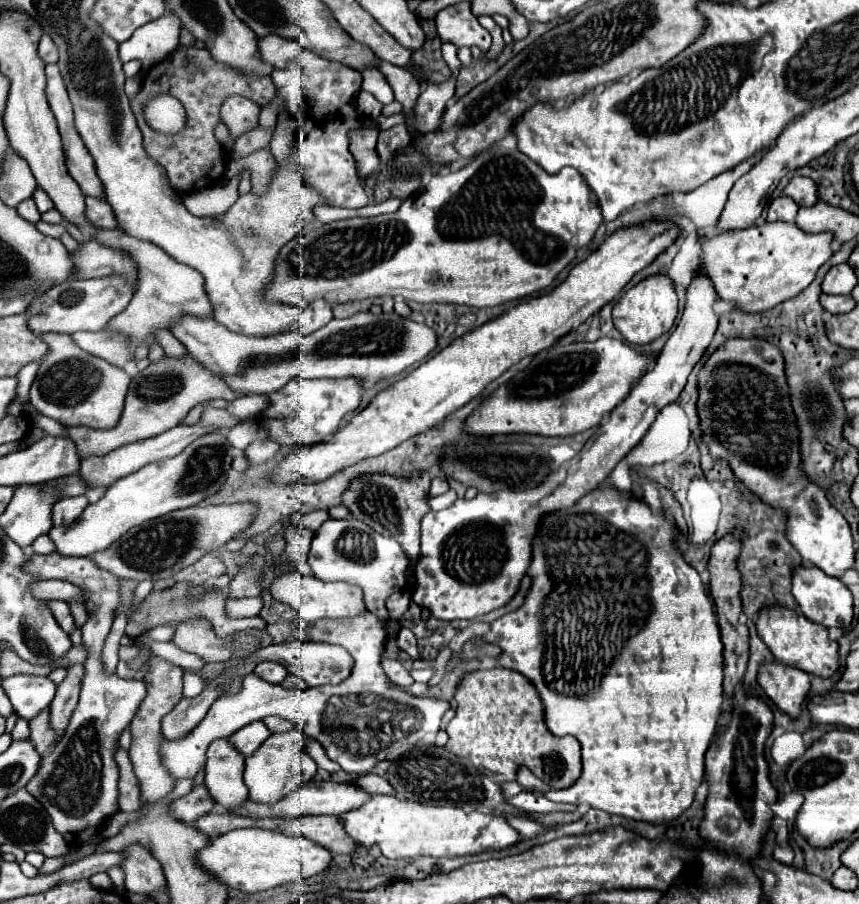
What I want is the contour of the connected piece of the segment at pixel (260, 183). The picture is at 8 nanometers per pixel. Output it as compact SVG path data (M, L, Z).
M260 149L250 153L248 157L233 160L227 167L226 177L231 179L238 175L242 170L250 171L250 183L252 183L252 193L254 195L264 195L266 187L270 185L270 179L274 177L276 171L276 161L270 153L270 149Z

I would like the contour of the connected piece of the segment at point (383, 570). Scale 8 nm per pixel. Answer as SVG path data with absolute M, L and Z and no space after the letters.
M330 519L316 531L312 539L308 565L314 577L322 581L344 581L362 587L368 611L372 615L378 615L378 619L382 619L388 637L396 635L398 621L390 617L384 603L392 593L402 591L406 585L404 579L406 555L394 539L378 535L358 519Z

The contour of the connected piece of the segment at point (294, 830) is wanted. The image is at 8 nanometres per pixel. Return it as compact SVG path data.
M306 815L290 819L280 827L280 833L302 835L314 843L320 843L320 847L326 847L330 853L350 853L356 849L352 839L344 833L340 819L334 815Z

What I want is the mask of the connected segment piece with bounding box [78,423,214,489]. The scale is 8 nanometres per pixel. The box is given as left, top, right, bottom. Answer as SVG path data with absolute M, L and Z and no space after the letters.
M176 425L174 429L168 429L164 433L160 433L158 437L150 437L150 439L142 439L142 441L134 441L130 445L122 445L106 455L88 455L80 461L80 479L90 487L90 489L106 489L110 487L114 481L142 469L146 463L158 461L158 459L166 459L172 455L178 455L180 451L184 451L186 445L190 445L194 439L198 439L200 435L212 431L214 427L202 427L202 425Z

